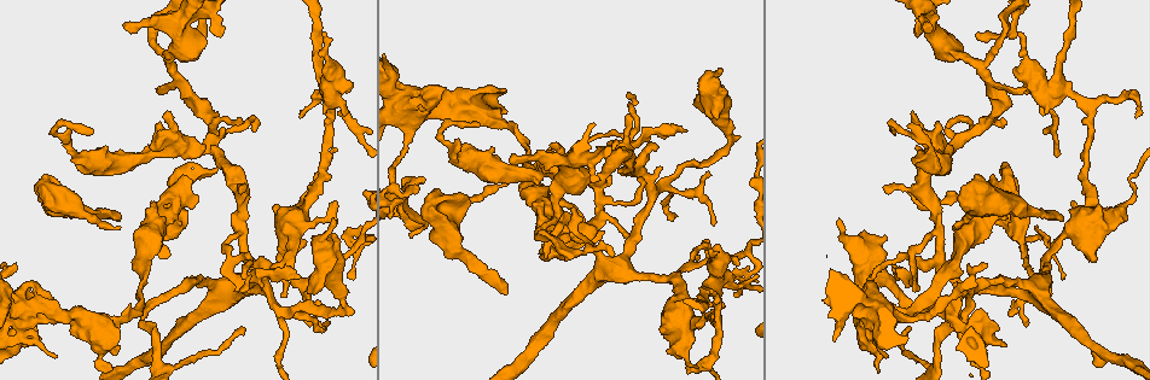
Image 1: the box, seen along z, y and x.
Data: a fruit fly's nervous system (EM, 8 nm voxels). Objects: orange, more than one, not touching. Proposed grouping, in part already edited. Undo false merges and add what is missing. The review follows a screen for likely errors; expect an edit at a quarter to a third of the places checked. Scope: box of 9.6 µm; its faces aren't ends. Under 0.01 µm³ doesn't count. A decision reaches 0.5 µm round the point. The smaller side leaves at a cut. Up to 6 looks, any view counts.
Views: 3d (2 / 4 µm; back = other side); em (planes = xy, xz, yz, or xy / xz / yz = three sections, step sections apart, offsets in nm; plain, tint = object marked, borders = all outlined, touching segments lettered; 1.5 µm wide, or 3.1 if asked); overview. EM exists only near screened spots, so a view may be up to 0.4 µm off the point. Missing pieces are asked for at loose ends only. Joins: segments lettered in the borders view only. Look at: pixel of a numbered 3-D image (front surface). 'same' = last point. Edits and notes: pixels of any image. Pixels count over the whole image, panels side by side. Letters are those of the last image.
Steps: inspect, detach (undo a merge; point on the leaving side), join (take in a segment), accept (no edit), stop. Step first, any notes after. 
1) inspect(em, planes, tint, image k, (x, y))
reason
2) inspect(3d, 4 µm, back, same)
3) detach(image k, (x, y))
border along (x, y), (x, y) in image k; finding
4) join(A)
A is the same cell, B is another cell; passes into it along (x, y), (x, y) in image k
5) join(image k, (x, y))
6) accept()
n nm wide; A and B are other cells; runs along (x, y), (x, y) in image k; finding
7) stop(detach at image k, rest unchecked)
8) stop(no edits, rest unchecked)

inspect(3d, 4 µm, back, image 1, (398, 192))
three arms meet

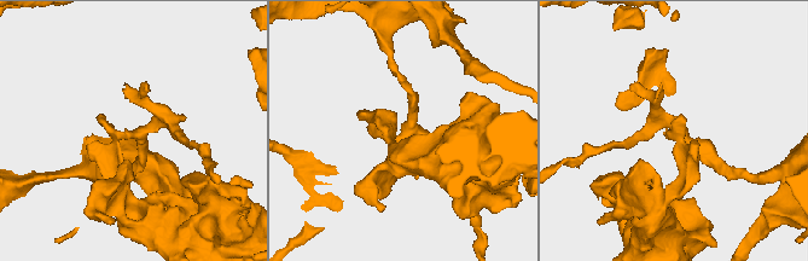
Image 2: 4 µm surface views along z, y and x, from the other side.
inspect(em, xz, step 8, tint, image 2, (675, 136))

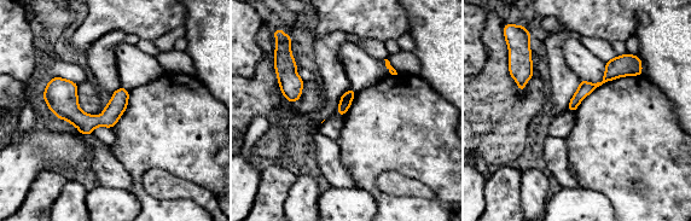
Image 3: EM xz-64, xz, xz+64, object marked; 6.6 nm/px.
inspect(em, xy, step 8, borders, same)
cut it another way

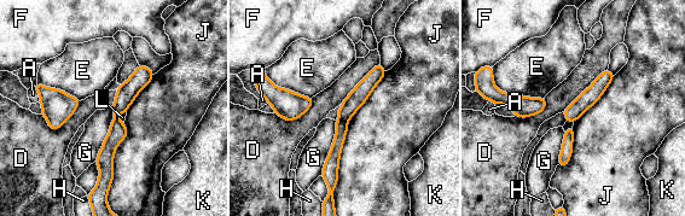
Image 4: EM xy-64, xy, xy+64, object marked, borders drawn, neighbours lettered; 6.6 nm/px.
detach(image 4, (341, 126))
A, D, E, F, G, H, J, K and L are other cells; two cells meet here

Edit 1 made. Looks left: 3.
inspect(em, xz, step 8, borders, image 1, (887, 356))
tapers out

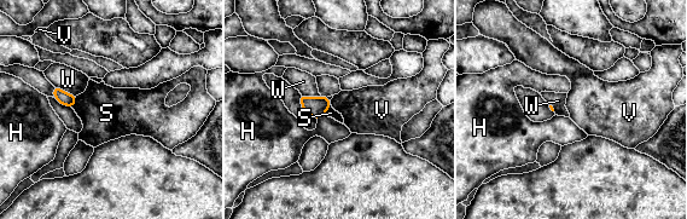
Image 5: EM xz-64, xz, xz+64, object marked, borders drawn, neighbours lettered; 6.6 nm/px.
accept()
H, S, V and W are other cells; none of them fits

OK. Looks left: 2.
inspect(3d, 4 µm, back, image 1, (966, 318))
sharp bend

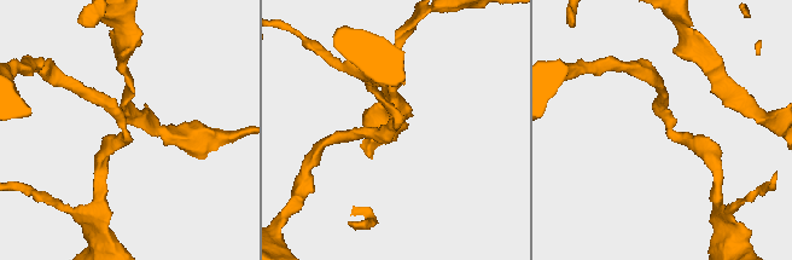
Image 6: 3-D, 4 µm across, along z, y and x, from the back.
inspect(em, planes, borders, image 6, (395, 124))
shape alone is not enough

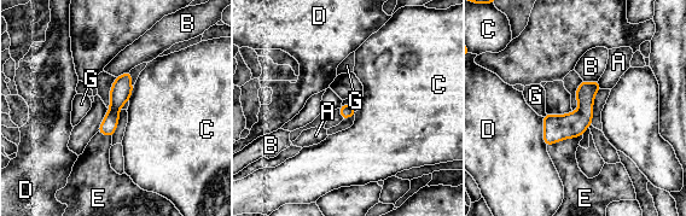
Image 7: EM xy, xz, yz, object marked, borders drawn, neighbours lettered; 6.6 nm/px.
accept()
A, B, C, D, E and G are other cells; runs along (596, 85), (548, 141) in image 7; all the same cell

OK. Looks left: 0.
stop(detach at image 4, rest unchecked)

